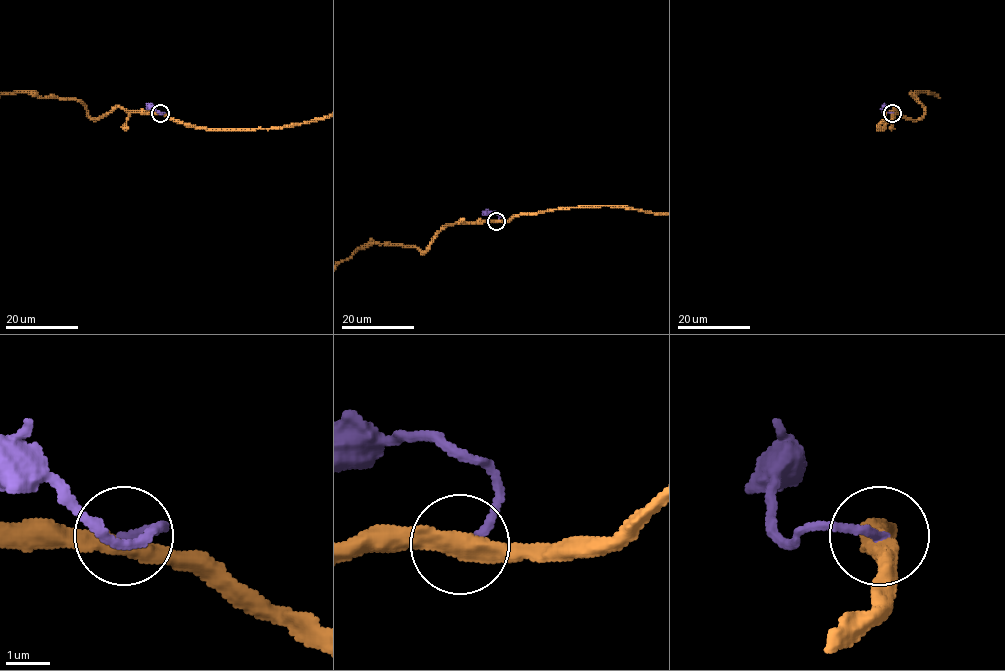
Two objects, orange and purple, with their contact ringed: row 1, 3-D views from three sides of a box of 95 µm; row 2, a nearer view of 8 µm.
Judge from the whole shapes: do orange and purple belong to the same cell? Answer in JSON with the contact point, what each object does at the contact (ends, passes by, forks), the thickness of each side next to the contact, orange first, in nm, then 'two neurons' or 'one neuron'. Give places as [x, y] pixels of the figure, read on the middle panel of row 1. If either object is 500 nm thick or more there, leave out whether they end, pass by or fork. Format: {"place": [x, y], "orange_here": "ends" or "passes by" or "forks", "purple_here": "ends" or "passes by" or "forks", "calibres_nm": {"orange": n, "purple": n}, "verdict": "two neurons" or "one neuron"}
{"place": [496, 221], "orange_here": "passes by", "purple_here": "ends", "calibres_nm": {"orange": 400, "purple": 200}, "verdict": "two neurons"}

